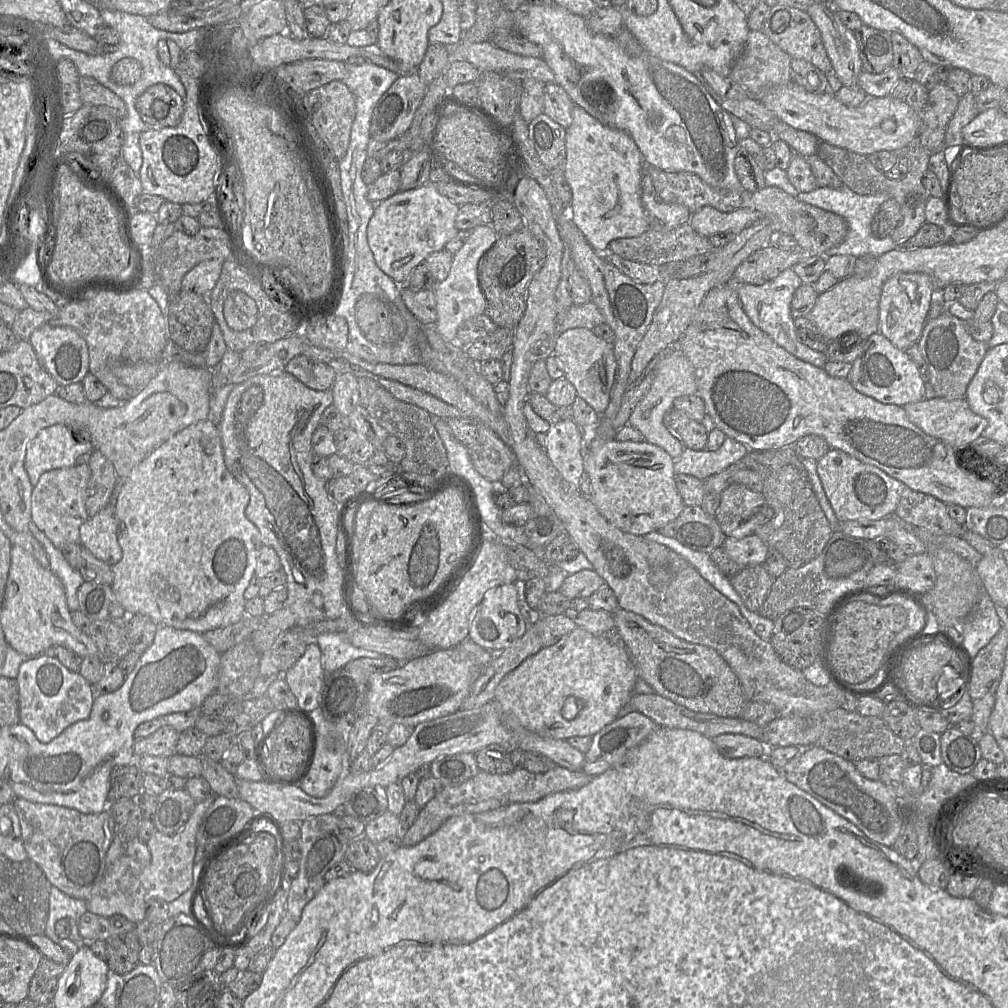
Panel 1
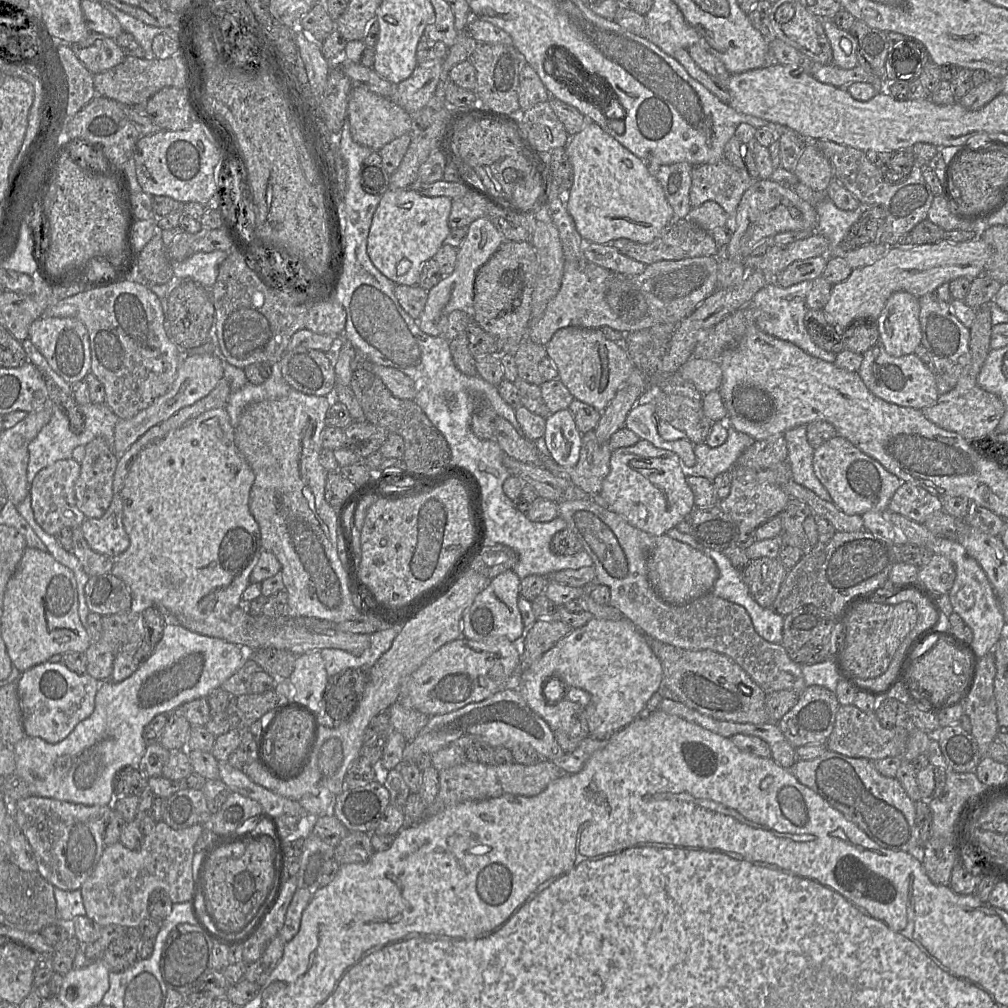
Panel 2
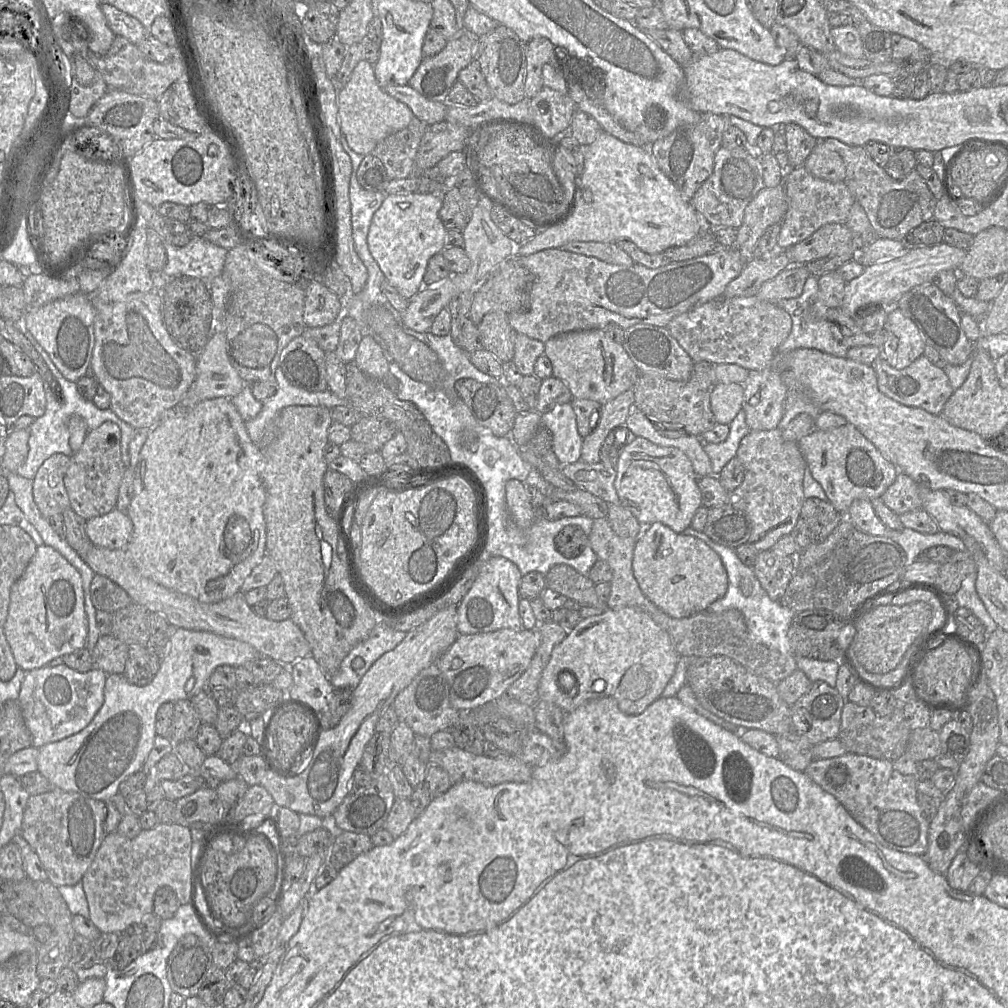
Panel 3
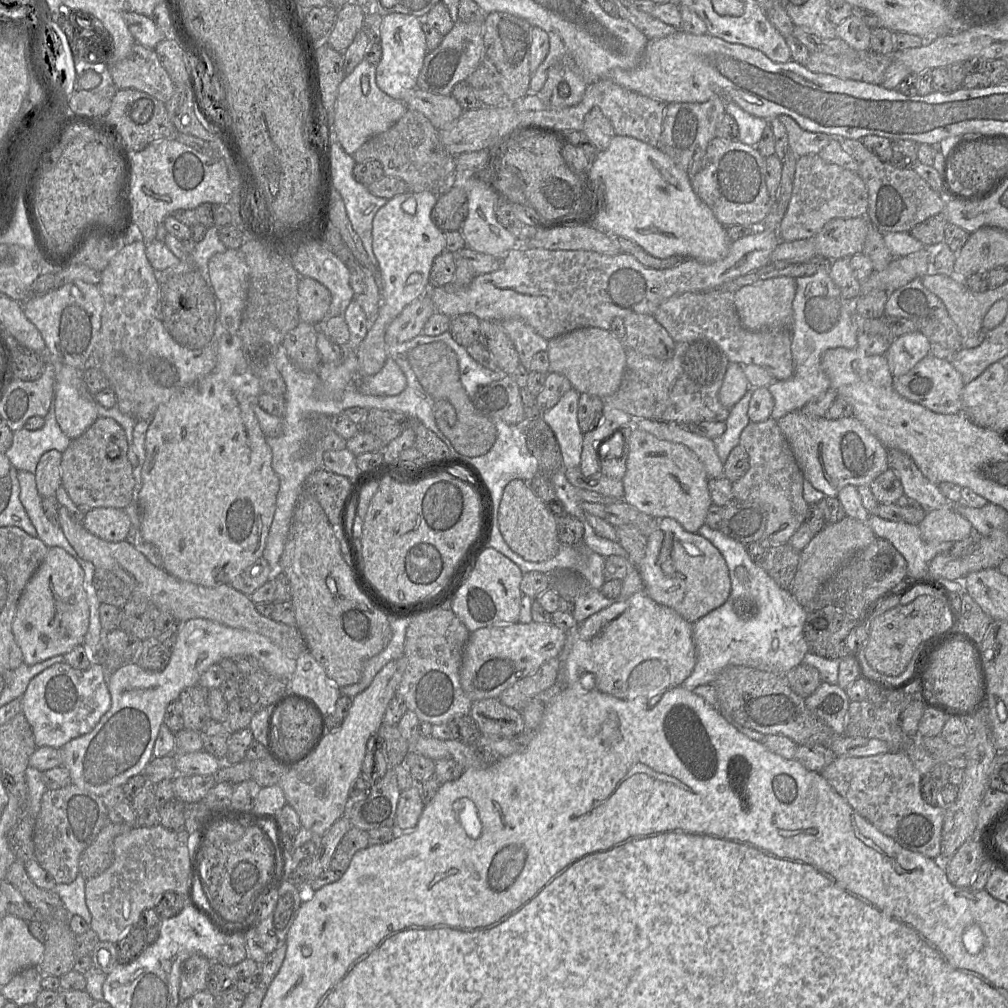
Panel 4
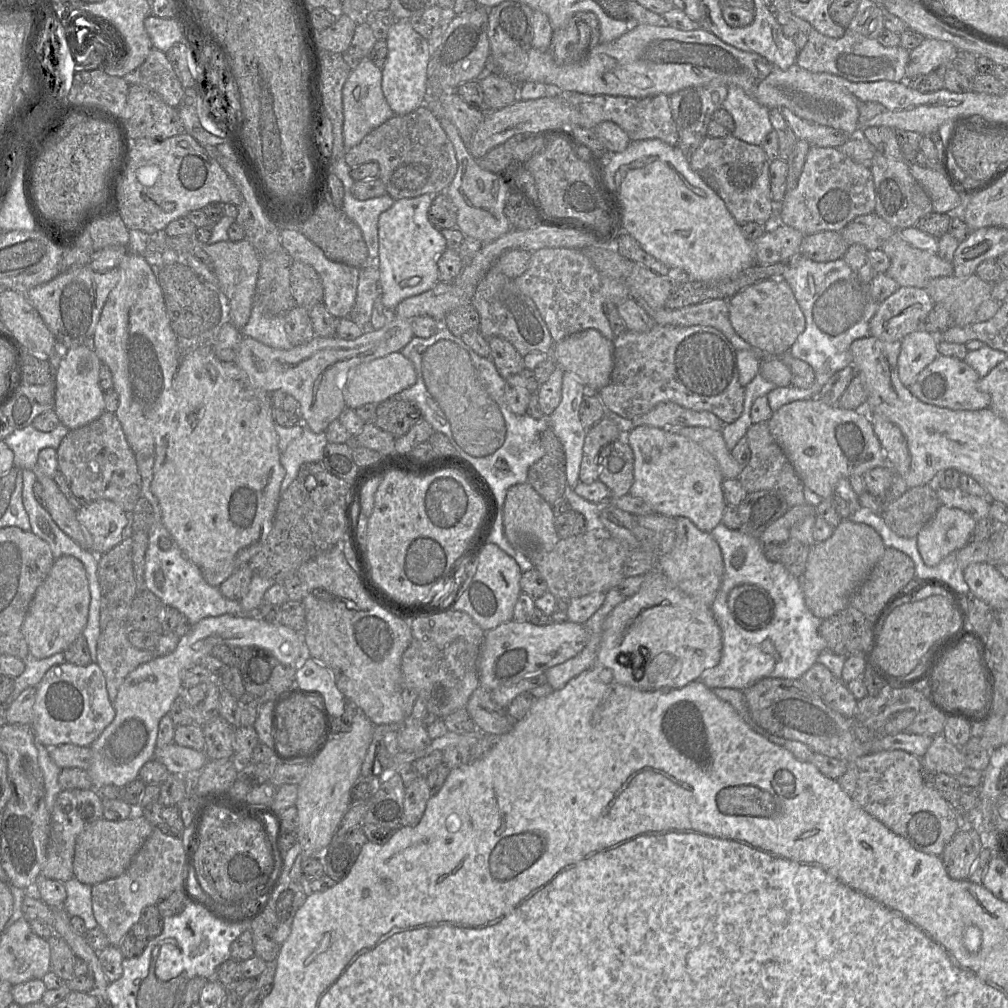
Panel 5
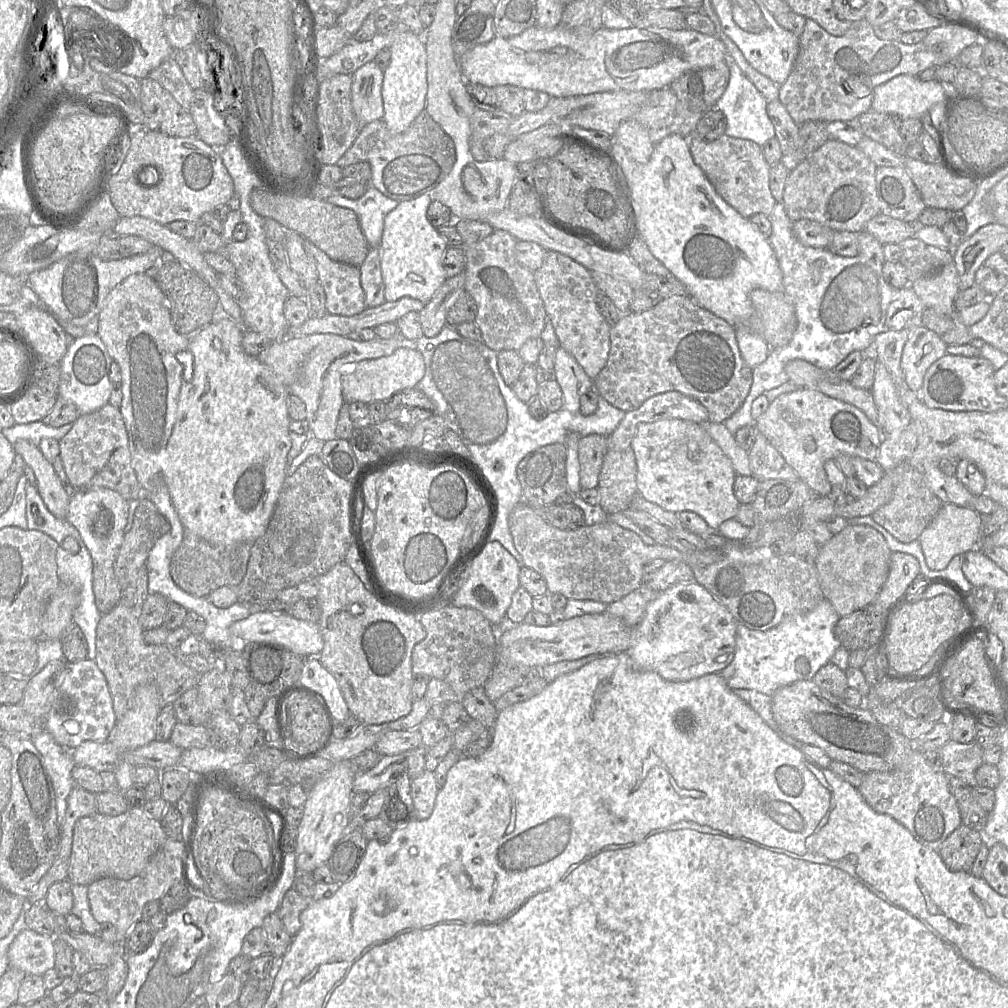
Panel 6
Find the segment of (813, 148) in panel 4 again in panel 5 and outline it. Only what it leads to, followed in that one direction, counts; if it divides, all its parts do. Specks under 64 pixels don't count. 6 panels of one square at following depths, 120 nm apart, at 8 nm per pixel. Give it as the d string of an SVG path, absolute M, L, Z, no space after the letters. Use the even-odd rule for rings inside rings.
M788 108L780 111L796 138L807 141L810 146L839 148L851 138L842 130L804 120Z

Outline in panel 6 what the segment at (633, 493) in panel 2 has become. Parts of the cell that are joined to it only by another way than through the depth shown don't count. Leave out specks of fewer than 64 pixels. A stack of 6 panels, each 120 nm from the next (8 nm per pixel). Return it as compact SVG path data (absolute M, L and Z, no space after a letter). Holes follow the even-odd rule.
M662 419L638 425L631 448L635 455L637 494L647 501L675 514L692 511L699 515L713 530L727 519L734 518L740 502L733 491L736 473L730 459L713 441L705 424L681 419Z

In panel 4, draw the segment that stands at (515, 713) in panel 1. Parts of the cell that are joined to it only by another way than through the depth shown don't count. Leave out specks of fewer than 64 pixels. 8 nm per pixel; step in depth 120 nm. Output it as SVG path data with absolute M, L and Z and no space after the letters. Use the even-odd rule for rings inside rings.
M642 590L625 600L615 600L609 607L600 610L579 624L577 640L561 668L562 685L577 682L583 673L595 676L595 688L604 694L632 700L645 696L650 706L655 698L681 685L692 673L696 664L692 623L686 621L673 609L651 599Z

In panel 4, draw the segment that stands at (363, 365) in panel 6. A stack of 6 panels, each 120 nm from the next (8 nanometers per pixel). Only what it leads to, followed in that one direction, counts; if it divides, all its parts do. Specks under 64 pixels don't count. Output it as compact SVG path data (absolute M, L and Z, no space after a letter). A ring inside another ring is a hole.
M387 358L380 372L373 376L360 377L357 388L360 392L373 396L396 396L407 386L407 379L398 364Z

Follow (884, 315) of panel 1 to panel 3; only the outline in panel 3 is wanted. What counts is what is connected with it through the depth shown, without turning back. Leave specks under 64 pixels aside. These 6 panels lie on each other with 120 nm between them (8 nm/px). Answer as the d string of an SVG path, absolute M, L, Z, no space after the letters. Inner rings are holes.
M896 306L890 308L884 324L885 341L881 347L881 356L895 369L904 369L923 355L925 342L914 322L906 317Z

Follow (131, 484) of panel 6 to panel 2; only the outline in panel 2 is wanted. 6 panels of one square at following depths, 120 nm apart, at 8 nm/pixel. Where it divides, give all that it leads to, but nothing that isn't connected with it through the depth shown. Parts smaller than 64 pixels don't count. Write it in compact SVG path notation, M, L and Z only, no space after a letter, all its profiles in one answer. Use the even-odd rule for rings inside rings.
M95 438L85 446L85 457L75 482L77 508L86 519L99 519L107 511L113 496L113 479L119 456L104 438Z

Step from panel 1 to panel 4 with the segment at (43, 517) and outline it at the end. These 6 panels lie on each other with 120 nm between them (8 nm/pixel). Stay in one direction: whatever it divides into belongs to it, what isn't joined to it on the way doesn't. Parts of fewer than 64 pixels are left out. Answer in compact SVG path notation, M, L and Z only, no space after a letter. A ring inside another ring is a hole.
M57 450L45 452L36 467L36 488L41 498L55 496L61 485L62 453Z

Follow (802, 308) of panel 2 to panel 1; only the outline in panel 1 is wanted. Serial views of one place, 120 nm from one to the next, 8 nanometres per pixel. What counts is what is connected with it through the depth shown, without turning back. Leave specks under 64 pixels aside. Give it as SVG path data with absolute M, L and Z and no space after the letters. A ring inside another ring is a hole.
M792 267L781 272L776 278L761 285L737 284L737 293L743 311L751 322L773 339L779 346L796 358L823 368L828 362L824 353L812 350L801 343L796 335L794 318L791 315L791 301L794 292L802 285L801 279Z

